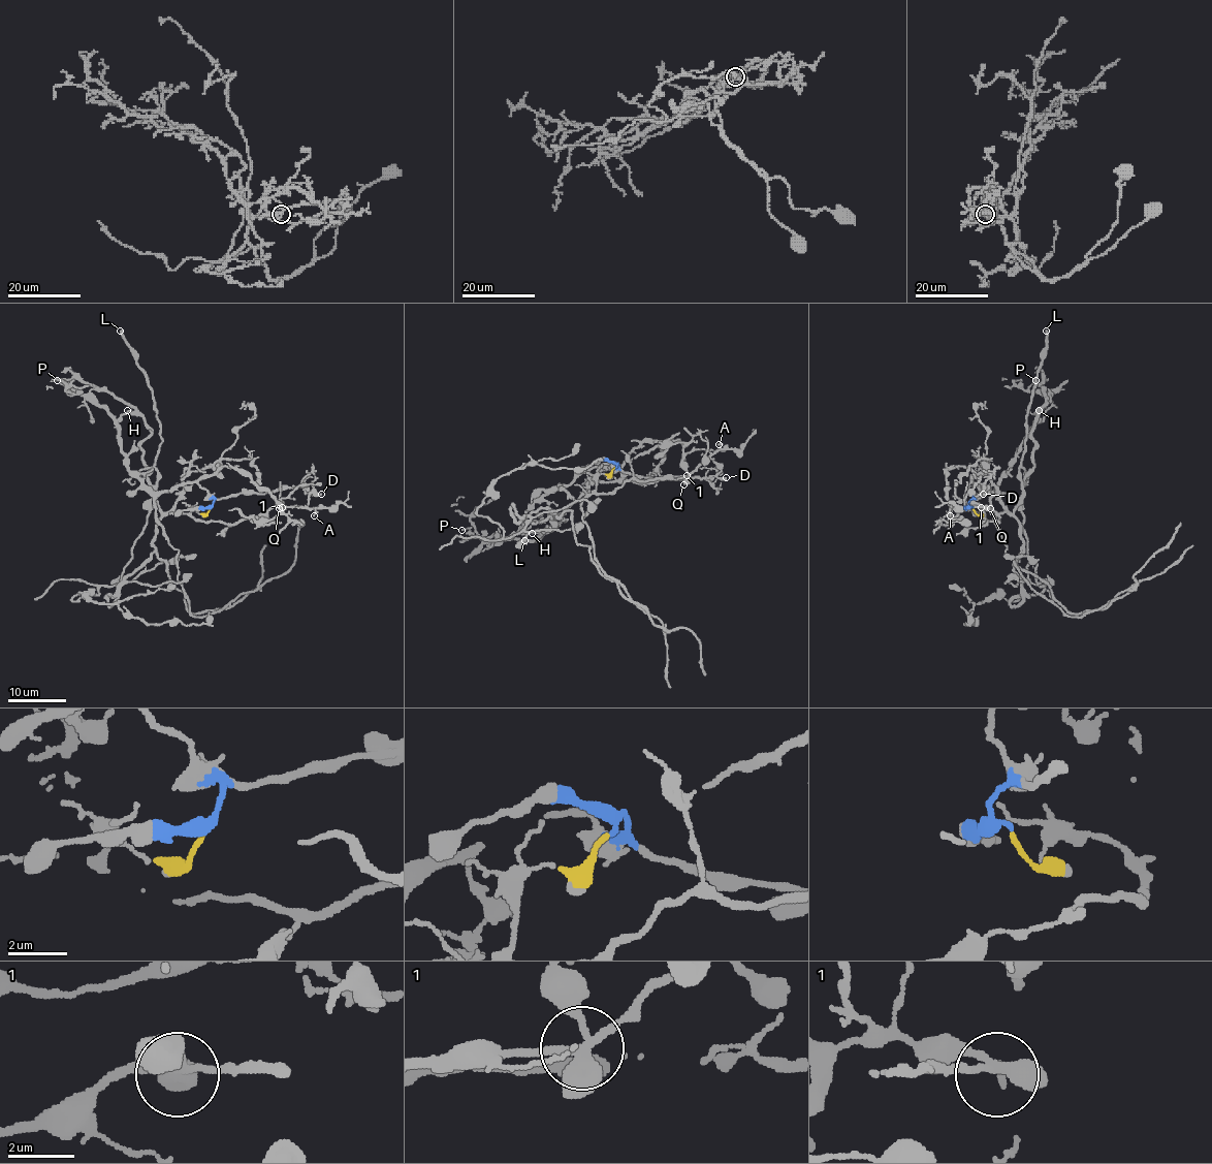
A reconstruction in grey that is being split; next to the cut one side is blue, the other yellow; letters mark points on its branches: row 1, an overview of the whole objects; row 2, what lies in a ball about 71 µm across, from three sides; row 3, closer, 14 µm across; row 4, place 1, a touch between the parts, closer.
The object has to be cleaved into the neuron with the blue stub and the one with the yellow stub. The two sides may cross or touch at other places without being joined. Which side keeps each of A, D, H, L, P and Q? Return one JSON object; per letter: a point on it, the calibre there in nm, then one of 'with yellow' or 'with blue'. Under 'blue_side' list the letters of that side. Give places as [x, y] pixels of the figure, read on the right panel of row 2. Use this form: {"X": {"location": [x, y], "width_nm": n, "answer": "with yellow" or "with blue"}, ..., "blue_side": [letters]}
{"A": {"location": [950, 515], "width_nm": 140, "answer": "with yellow"}, "D": {"location": [983, 494], "width_nm": 300, "answer": "with blue"}, "H": {"location": [1039, 410], "width_nm": 240, "answer": "with yellow"}, "L": {"location": [1046, 331], "width_nm": 260, "answer": "with yellow"}, "P": {"location": [1035, 380], "width_nm": 120, "answer": "with blue"}, "Q": {"location": [990, 508], "width_nm": 550, "answer": "with blue"}, "blue_side": ["D", "P", "Q"]}

